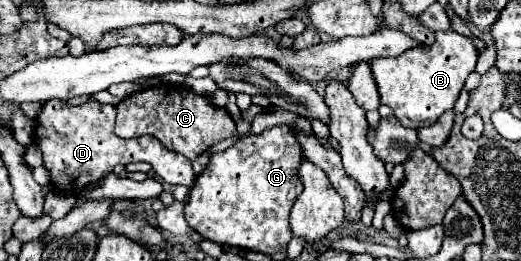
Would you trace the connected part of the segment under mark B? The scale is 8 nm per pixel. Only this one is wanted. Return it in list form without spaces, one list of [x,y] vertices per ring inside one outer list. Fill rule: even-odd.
[[[437,31],[433,45],[413,47],[397,57],[379,57],[371,61],[373,77],[379,87],[381,103],[393,109],[393,115],[413,129],[433,125],[445,111],[453,109],[465,79],[475,69],[477,49],[475,45],[455,31]]]

